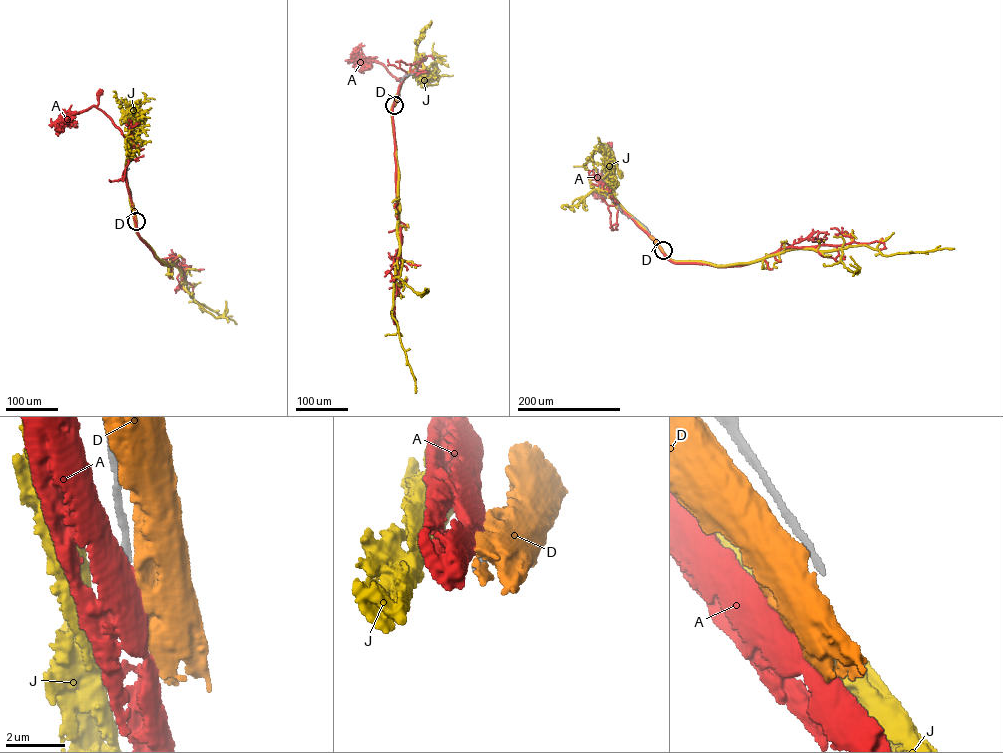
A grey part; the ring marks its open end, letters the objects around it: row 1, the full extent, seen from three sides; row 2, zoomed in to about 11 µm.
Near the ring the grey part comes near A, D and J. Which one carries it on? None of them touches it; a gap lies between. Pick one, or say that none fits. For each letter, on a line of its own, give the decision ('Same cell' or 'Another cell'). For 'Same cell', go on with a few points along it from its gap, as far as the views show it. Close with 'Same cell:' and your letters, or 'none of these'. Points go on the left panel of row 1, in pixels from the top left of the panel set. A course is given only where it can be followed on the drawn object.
A: Another cell
D: Another cell
J: Another cell
Same cell: none of these

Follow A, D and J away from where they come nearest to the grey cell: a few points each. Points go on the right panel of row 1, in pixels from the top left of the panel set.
A: (662, 251), (610, 197), (607, 185), (614, 165), (610, 159), (610, 144)
D: (662, 250), (650, 236)
J: (663, 250), (616, 199), (612, 173)

